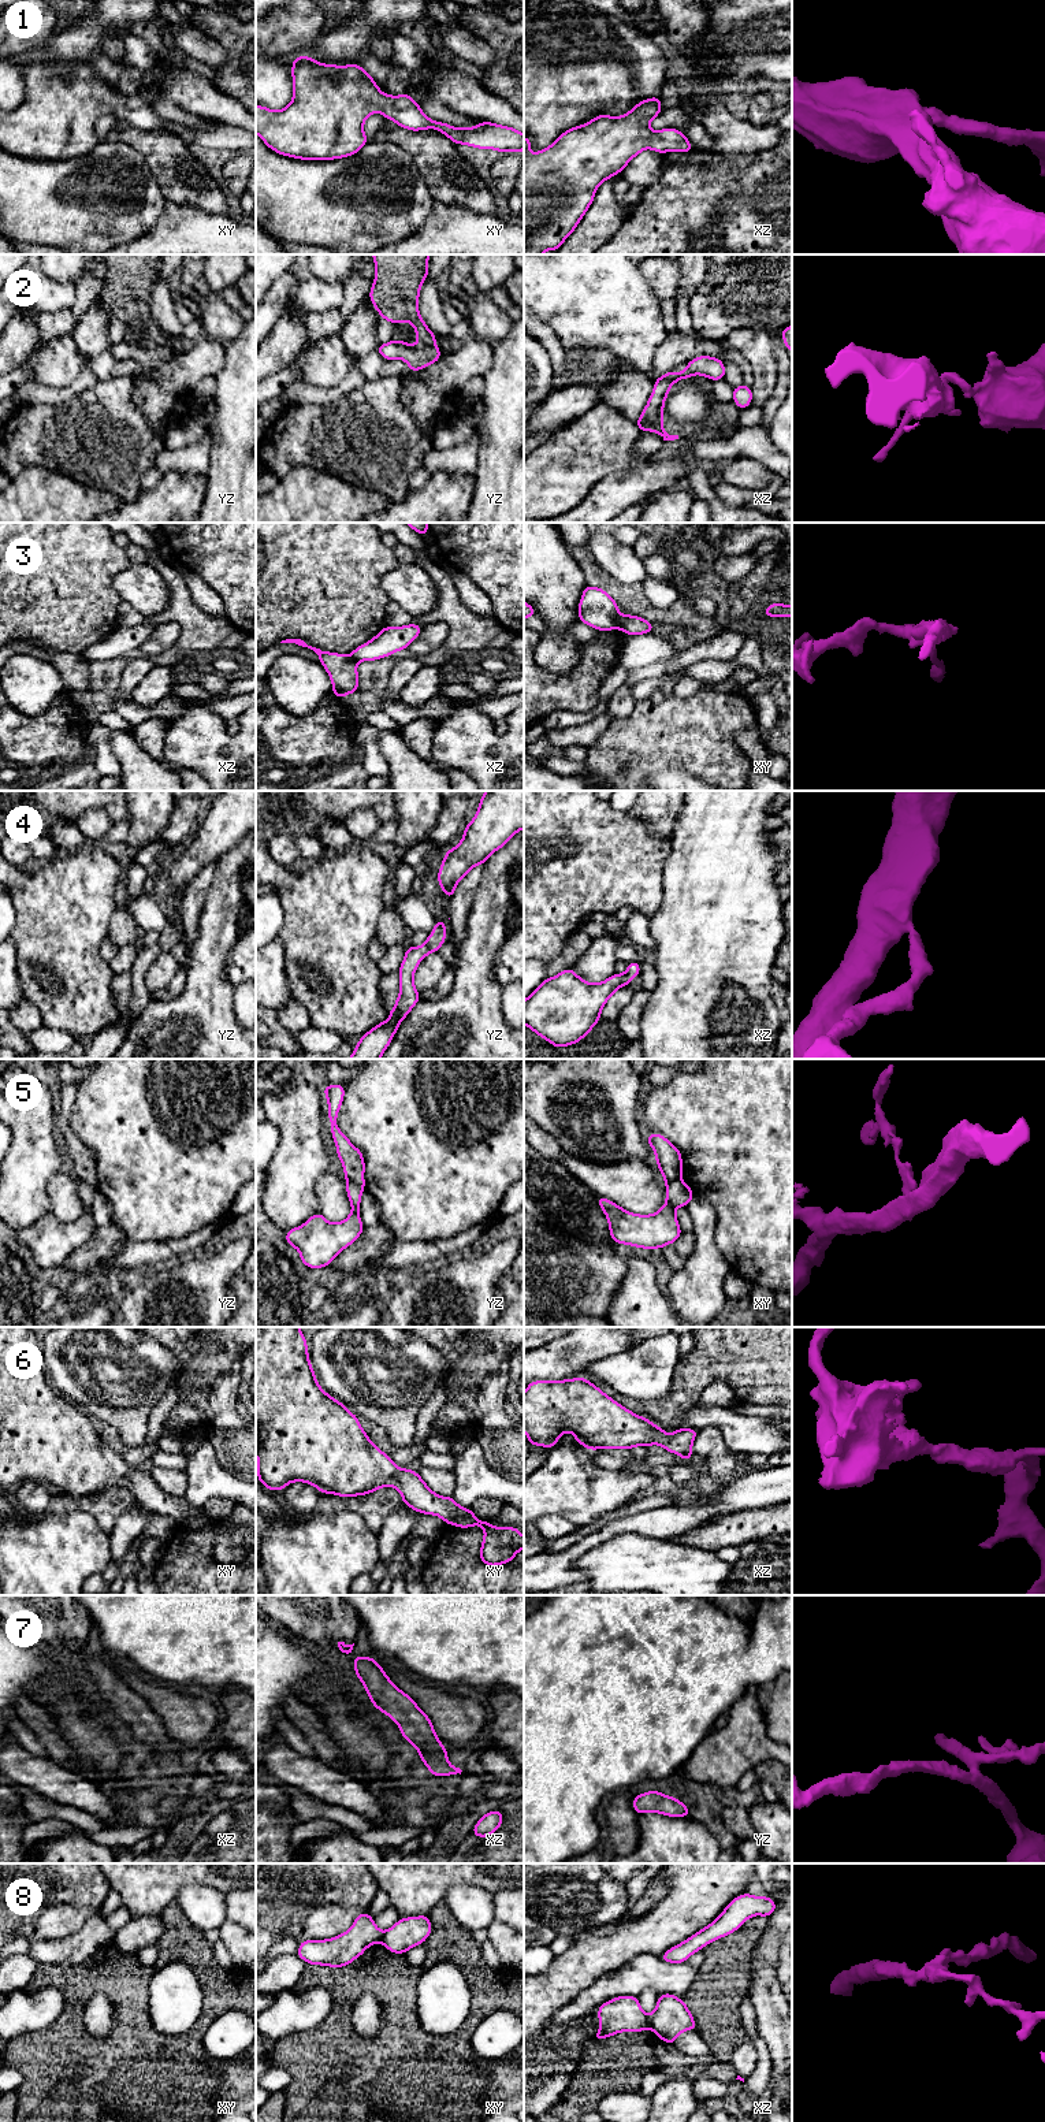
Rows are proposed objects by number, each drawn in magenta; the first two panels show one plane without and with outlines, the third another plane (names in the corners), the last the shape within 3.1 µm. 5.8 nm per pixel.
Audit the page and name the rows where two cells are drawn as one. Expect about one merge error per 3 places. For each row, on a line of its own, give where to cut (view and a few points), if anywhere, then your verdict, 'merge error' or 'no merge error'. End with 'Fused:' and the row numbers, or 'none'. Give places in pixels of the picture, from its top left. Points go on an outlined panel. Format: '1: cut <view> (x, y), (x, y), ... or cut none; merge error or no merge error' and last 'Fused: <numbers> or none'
1: cut none; no merge error
2: cut yz (419, 342), (435, 346); merge error
3: cut xy (621, 614), (617, 627); merge error
4: cut none; no merge error
5: cut yz (346, 1178), (363, 1189); merge error
6: cut none; no merge error
7: cut none; no merge error
8: cut xz (647, 2017), (651, 2028); merge error
Fused: 2, 3, 5, 8

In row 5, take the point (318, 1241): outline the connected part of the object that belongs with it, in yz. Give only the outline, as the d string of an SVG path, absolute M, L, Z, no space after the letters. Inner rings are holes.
M346 1179L346 1193L352 1204L350 1215L339 1223L330 1223L320 1212L304 1224L286 1231L286 1245L293 1245L309 1268L328 1267L331 1261L364 1231L358 1208L362 1189Z

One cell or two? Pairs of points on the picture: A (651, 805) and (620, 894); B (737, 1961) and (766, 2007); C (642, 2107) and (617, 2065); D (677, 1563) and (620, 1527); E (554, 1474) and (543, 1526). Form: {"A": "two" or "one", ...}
{"A": "two", "B": "two", "C": "two", "D": "two", "E": "two"}

